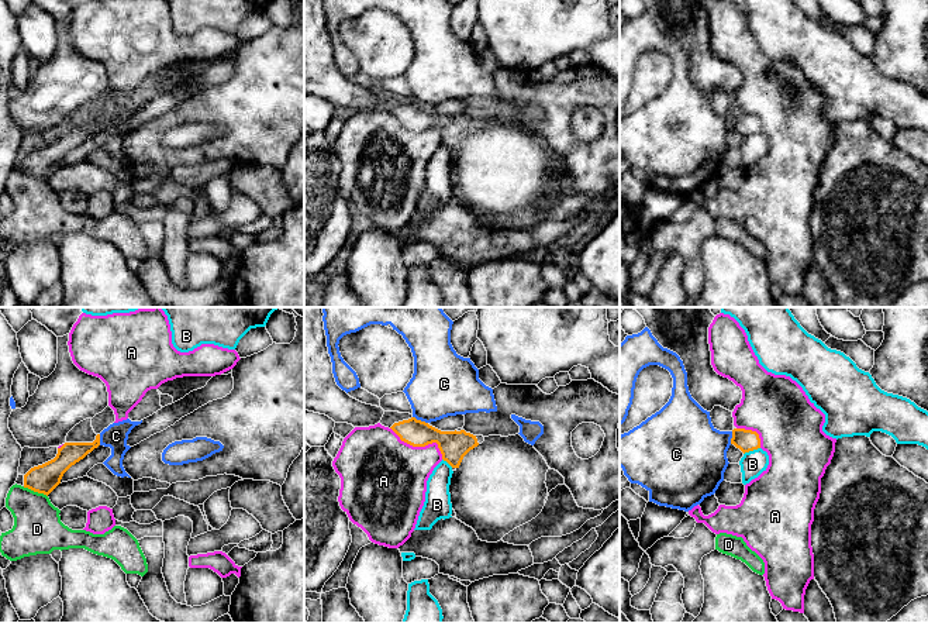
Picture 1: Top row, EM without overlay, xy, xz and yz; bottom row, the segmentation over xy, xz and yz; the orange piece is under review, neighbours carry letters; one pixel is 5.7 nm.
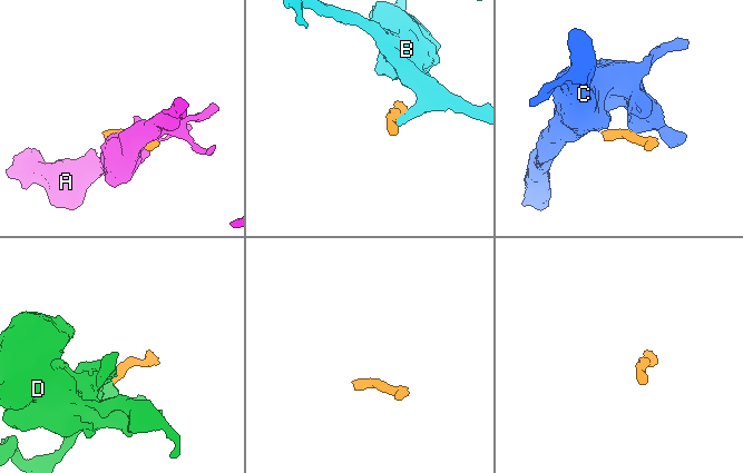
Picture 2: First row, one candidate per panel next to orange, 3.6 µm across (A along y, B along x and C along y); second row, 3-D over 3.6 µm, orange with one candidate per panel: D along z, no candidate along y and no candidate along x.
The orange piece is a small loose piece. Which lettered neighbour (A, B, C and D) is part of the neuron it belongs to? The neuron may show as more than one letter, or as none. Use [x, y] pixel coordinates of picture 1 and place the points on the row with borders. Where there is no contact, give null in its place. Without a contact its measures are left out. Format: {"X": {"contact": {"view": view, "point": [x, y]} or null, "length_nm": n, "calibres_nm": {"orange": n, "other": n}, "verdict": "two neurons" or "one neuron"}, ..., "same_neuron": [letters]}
{"A": {"contact": {"view": "xz", "point": [420, 446]}, "length_nm": 360, "calibres_nm": {"orange": 170, "other": 440}, "verdict": "two neurons"}, "B": {"contact": {"view": "yz", "point": [751, 450]}, "length_nm": 100, "calibres_nm": {"orange": 130, "other": 140}, "verdict": "two neurons"}, "C": {"contact": {"view": "xz", "point": [420, 420]}, "length_nm": 100, "calibres_nm": {"orange": 170, "other": 380}, "verdict": "two neurons"}, "D": {"contact": {"view": "xy", "point": [35, 491]}, "length_nm": 160, "calibres_nm": {"orange": 160, "other": 280}, "verdict": "two neurons"}, "same_neuron": []}

